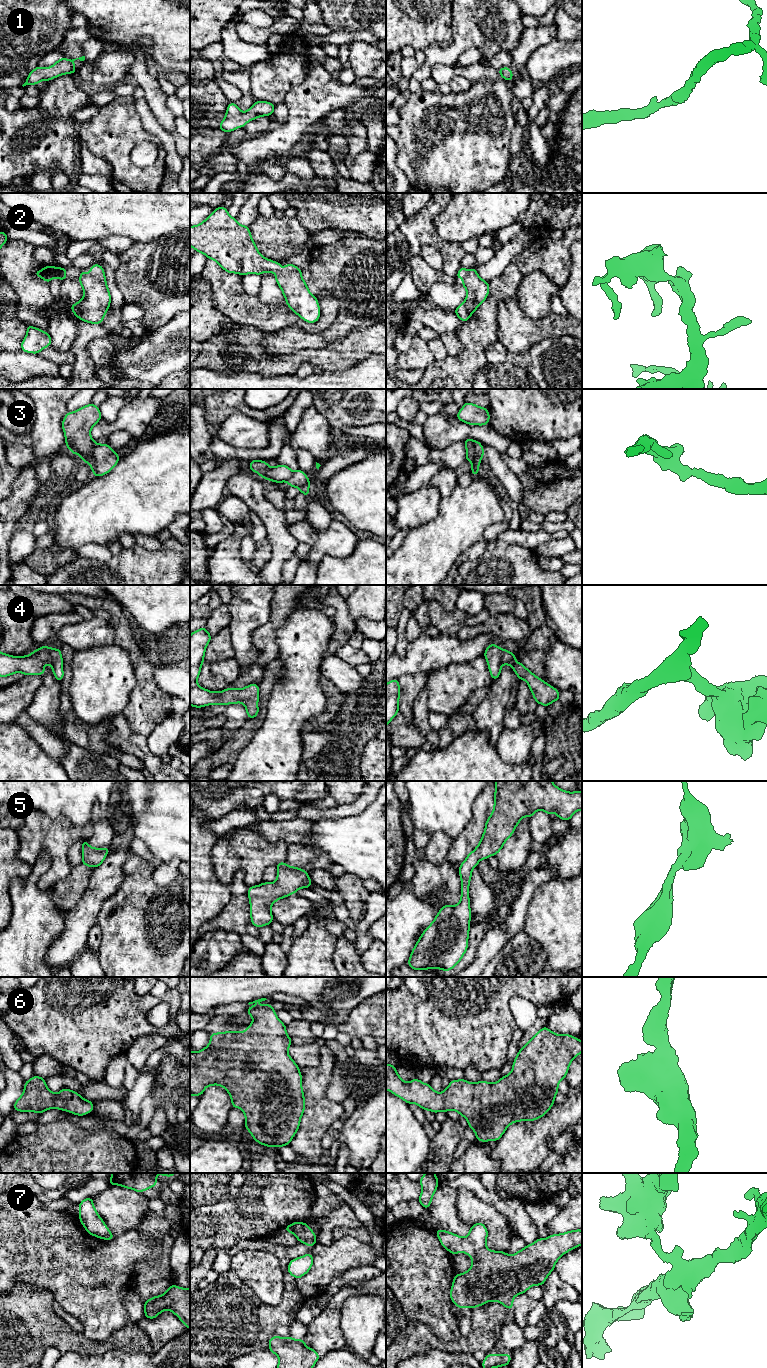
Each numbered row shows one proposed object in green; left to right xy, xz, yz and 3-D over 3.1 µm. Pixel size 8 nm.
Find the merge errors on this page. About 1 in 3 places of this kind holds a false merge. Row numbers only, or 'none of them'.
3, 7

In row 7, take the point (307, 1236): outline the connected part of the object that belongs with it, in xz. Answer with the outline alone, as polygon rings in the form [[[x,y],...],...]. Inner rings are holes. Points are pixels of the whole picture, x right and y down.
[[[308,1224],[304,1225],[302,1231],[296,1234],[298,1242],[305,1243],[309,1247],[313,1247],[317,1242],[315,1233],[311,1230]]]

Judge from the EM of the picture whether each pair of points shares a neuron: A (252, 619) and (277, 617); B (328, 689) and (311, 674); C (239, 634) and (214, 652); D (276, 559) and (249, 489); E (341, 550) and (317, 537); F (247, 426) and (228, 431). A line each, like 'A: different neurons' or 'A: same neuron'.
A: different neurons
B: different neurons
C: different neurons
D: same neuron
E: same neuron
F: same neuron

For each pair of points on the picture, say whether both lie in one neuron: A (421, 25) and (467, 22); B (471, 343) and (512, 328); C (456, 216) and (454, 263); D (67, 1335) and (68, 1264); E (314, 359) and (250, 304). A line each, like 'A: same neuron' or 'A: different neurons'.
A: different neurons
B: different neurons
C: different neurons
D: different neurons
E: different neurons

